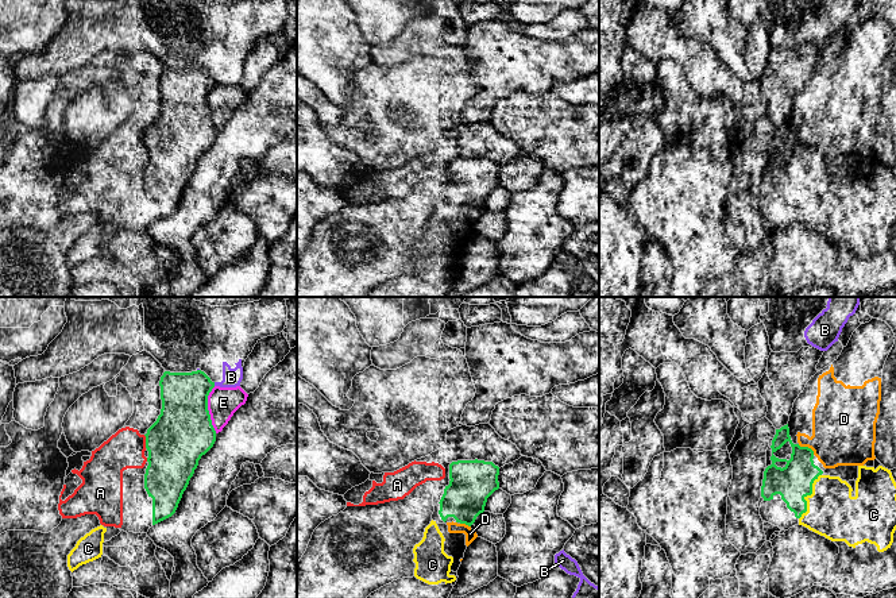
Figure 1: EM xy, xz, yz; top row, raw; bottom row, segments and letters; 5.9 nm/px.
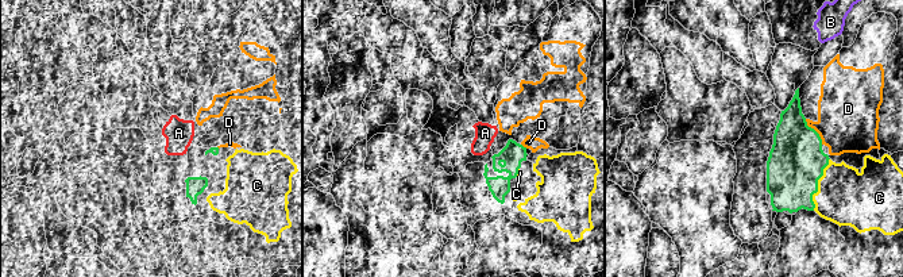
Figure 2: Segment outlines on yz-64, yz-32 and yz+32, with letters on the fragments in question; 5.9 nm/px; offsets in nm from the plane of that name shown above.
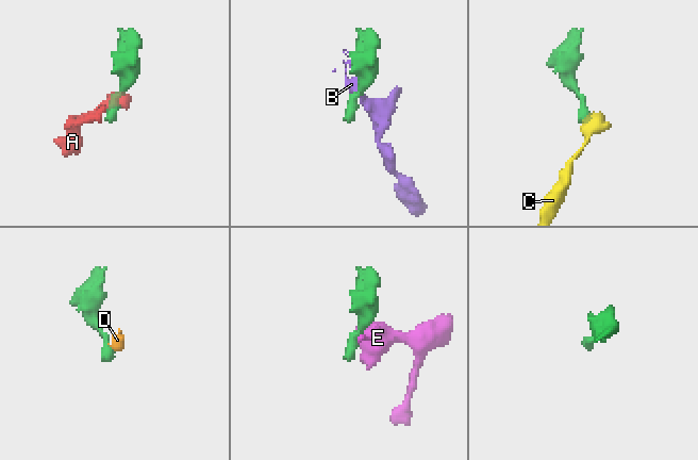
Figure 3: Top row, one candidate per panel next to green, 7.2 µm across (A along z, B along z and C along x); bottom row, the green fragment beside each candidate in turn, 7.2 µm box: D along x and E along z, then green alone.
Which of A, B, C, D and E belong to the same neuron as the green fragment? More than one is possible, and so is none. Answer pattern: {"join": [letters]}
{"join": ["C"]}

